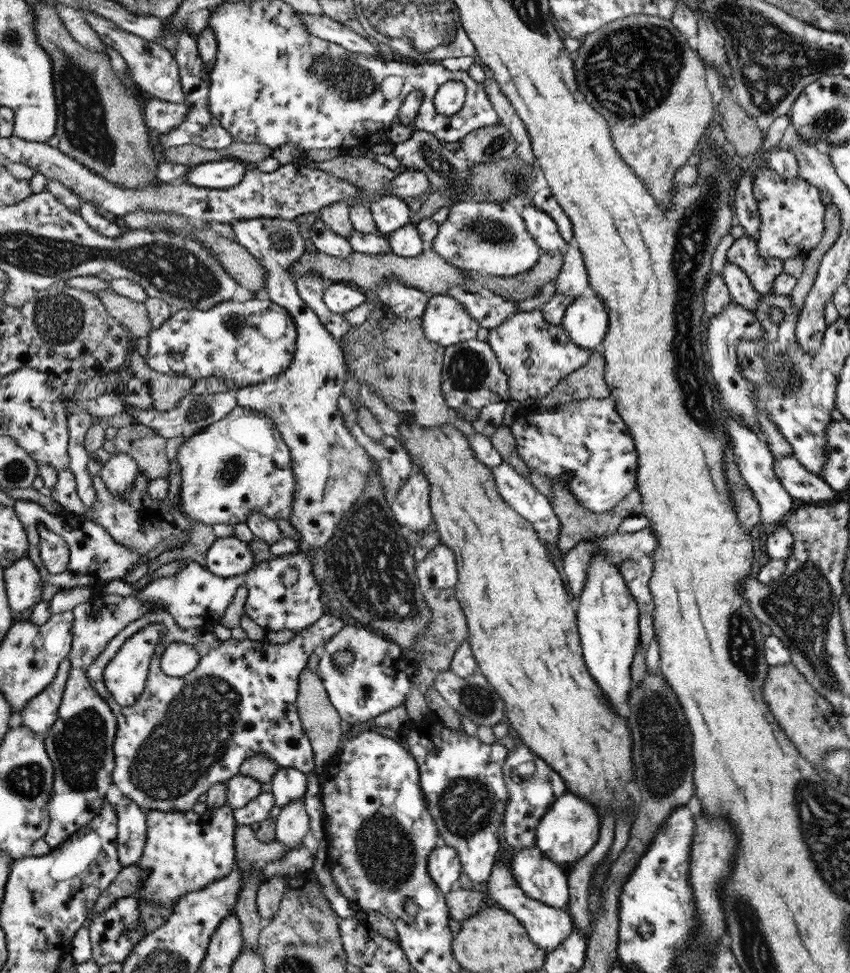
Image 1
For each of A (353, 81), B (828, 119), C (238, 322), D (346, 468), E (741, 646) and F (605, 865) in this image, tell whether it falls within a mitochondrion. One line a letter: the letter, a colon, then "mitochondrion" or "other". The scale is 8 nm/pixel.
A: mitochondrion
B: mitochondrion
C: mitochondrion
D: mitochondrion
E: mitochondrion
F: other

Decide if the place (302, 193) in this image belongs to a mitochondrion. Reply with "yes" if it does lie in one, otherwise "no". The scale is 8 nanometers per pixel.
no

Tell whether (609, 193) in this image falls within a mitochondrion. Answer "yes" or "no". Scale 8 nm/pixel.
no

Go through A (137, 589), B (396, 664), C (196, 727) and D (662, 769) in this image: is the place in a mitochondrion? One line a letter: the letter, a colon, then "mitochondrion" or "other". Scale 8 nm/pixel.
A: other
B: other
C: mitochondrion
D: mitochondrion

